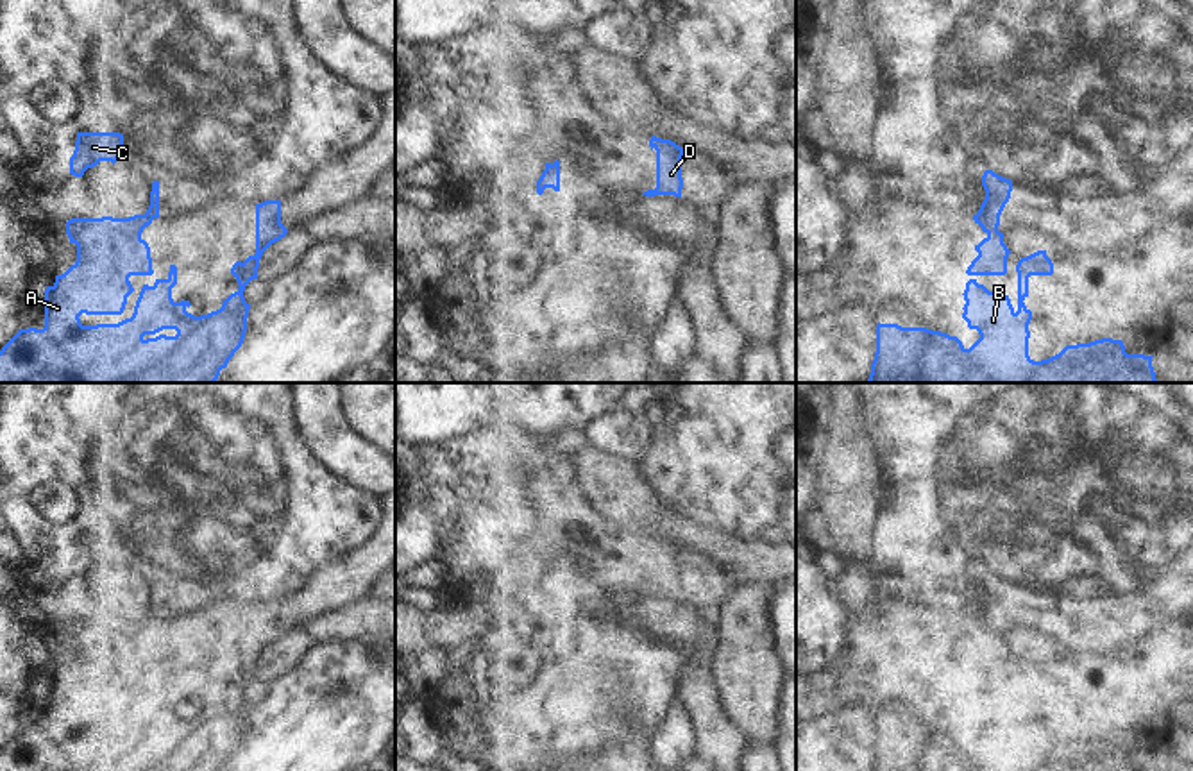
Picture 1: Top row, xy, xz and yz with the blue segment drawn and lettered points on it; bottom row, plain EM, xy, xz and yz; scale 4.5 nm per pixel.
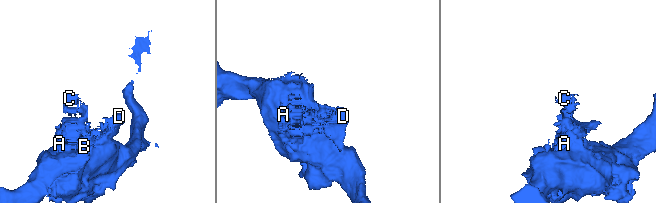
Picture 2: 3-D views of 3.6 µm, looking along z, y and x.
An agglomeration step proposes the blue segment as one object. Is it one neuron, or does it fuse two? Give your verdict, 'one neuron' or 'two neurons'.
two neurons

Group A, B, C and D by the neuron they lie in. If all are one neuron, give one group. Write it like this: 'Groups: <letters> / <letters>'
Groups: A B D / C.

